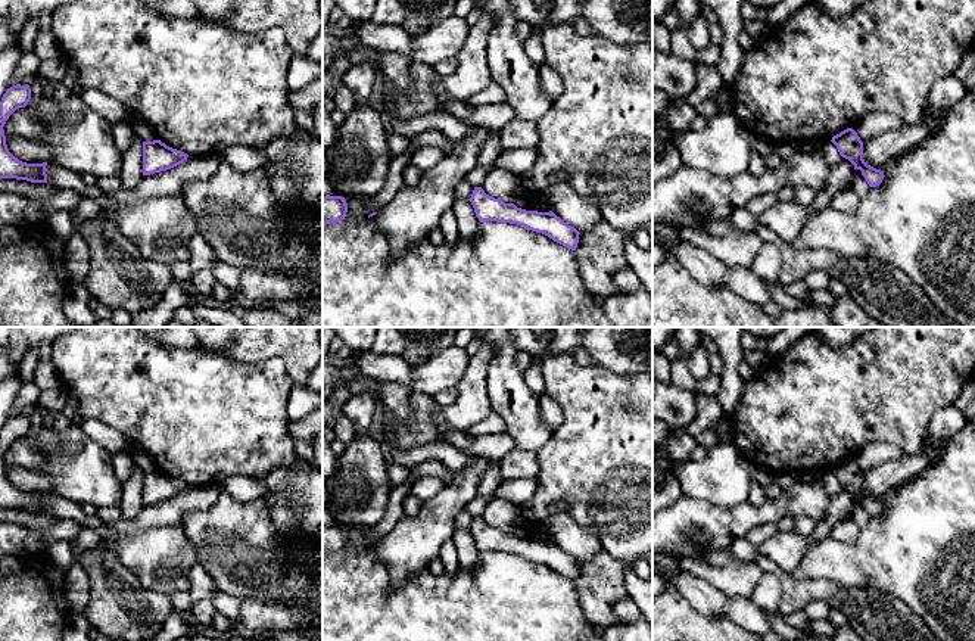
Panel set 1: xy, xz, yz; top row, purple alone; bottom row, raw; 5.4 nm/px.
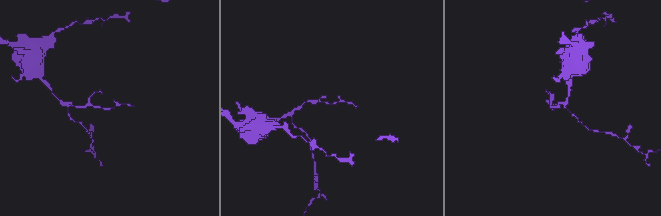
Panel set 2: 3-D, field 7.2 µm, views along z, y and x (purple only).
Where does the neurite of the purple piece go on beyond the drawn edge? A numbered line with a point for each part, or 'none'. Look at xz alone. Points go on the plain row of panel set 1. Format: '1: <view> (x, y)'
none

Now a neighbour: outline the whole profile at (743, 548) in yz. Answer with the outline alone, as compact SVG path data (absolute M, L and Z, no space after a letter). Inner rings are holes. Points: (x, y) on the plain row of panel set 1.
M747 538L736 539L731 544L729 553L744 561L754 561L761 554L758 553L757 547L751 544Z

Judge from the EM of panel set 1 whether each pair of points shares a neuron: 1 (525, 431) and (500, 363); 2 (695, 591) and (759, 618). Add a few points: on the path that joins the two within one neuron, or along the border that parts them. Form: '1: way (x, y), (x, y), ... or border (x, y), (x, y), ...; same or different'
1: way (522, 414), (514, 401), (513, 391), (504, 379); same
2: way (712, 601), (743, 612); same

